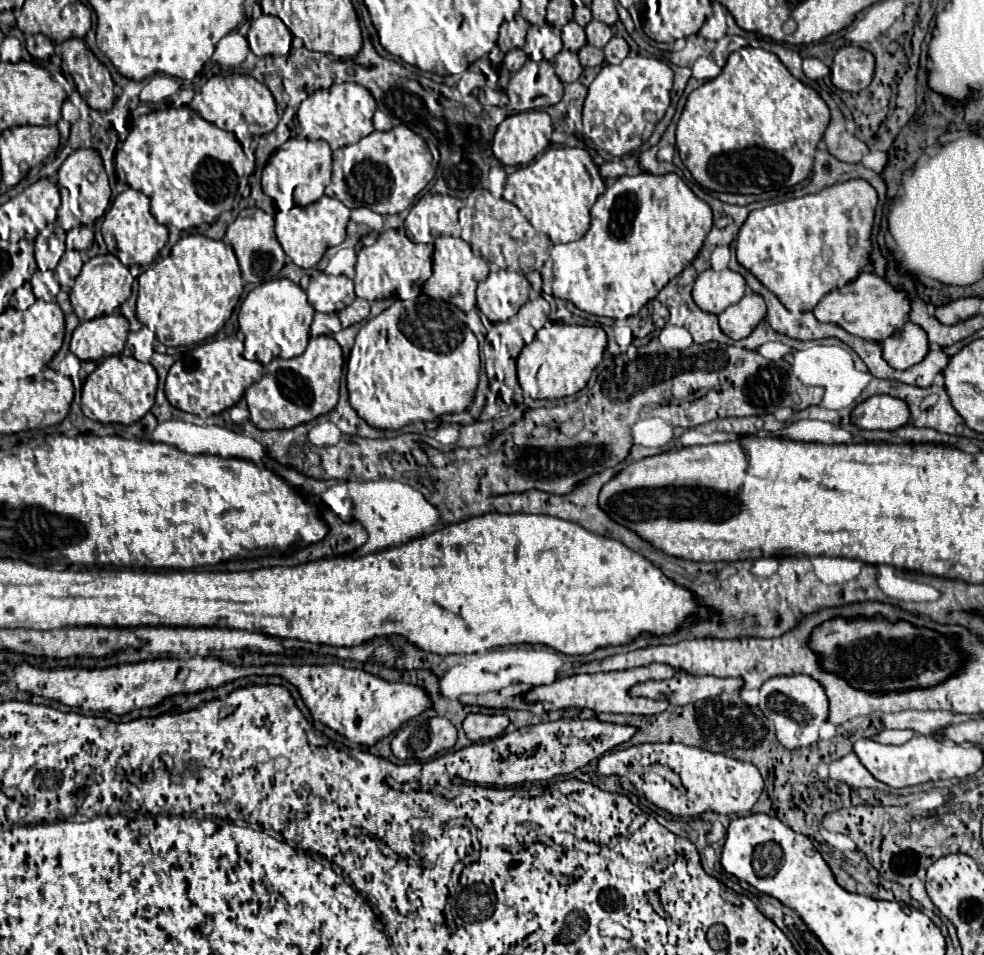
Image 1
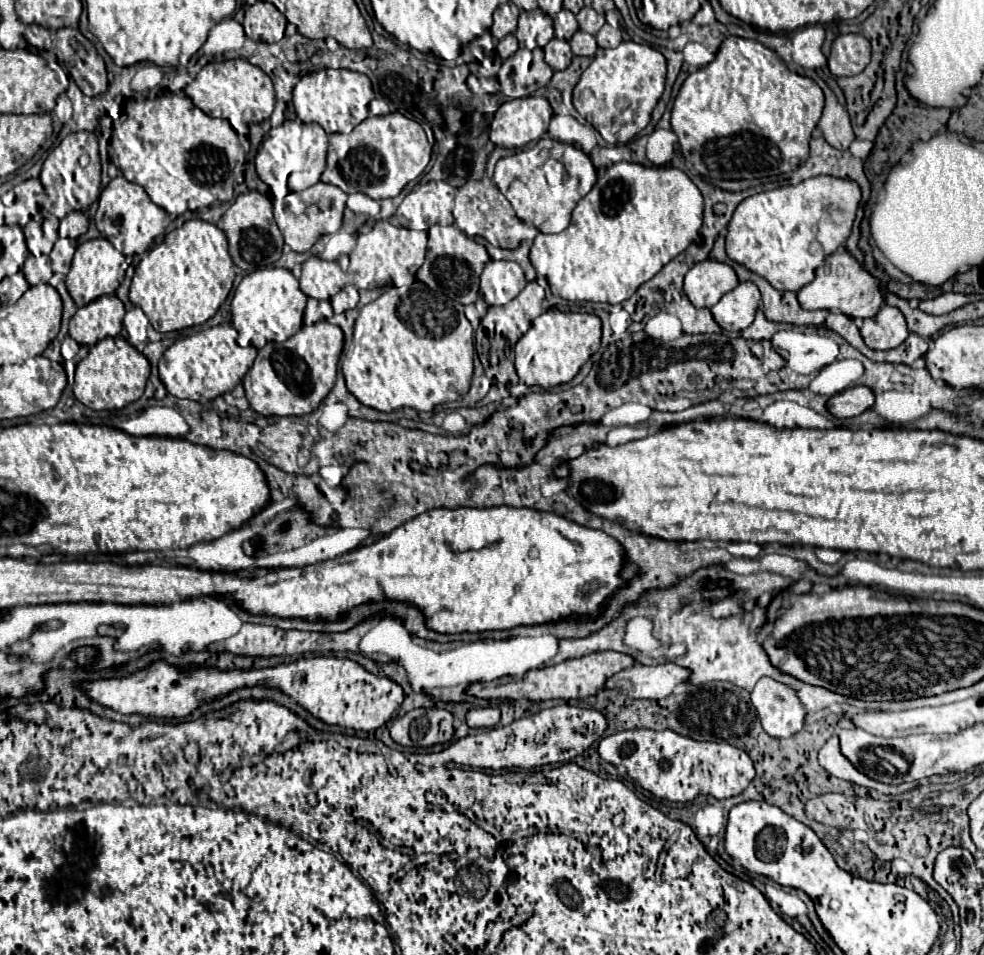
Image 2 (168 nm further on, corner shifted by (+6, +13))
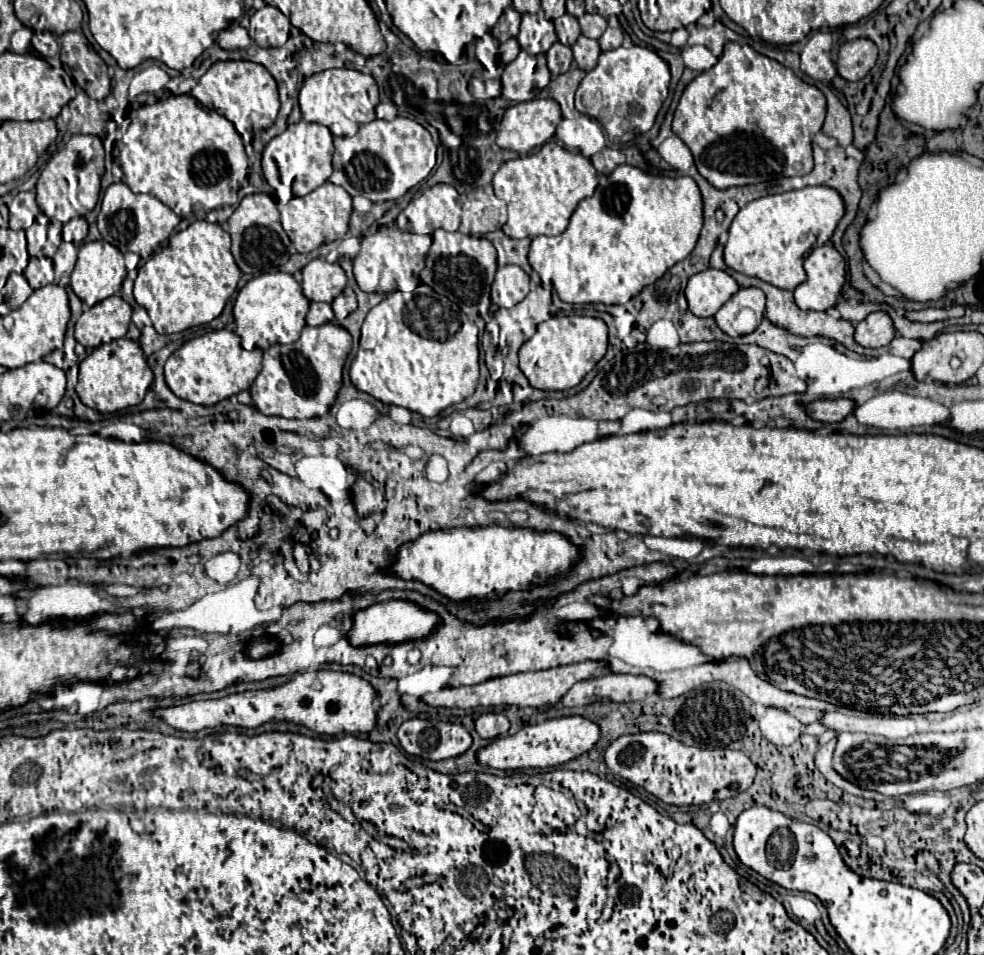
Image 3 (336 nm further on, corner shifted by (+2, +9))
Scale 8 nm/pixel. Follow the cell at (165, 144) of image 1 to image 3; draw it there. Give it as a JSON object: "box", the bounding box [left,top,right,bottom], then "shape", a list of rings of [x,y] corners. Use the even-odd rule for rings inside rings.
{"box":[117,95,249,219],"shape":[[[169,95],[165,101],[153,105],[143,105],[131,111],[129,125],[121,133],[117,143],[119,148],[119,165],[125,173],[125,183],[133,193],[149,193],[185,219],[195,205],[201,205],[205,211],[213,211],[221,205],[235,205],[241,183],[247,179],[249,161],[241,135],[233,123],[229,123],[217,111],[205,109],[191,95]]]}

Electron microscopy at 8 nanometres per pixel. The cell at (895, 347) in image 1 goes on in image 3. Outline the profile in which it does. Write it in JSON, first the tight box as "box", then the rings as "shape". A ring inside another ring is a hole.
{"box":[855,311,897,349],"shape":[[[875,311],[855,327],[855,341],[869,349],[879,349],[895,339],[897,331],[885,311]]]}

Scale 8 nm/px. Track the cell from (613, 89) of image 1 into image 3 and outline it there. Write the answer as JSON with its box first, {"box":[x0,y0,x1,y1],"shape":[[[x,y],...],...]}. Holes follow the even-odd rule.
{"box":[575,47,669,143],"shape":[[[619,47],[603,51],[593,71],[585,75],[577,93],[575,107],[579,113],[589,115],[601,123],[611,143],[631,143],[639,135],[647,133],[669,93],[669,65],[655,51],[647,47]]]}

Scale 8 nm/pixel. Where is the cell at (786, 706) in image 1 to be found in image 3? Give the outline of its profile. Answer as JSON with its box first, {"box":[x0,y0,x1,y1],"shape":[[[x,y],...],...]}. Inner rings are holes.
{"box":[759,707,803,745],"shape":[[[769,707],[765,715],[759,721],[763,735],[773,743],[773,745],[791,745],[793,741],[799,739],[803,725],[785,709],[779,707]]]}

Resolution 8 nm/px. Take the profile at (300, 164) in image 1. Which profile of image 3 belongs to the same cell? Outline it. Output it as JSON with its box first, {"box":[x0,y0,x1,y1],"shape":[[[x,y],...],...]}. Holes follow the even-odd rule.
{"box":[263,121,333,203],"shape":[[[299,121],[289,125],[281,135],[273,137],[263,149],[263,175],[265,181],[275,189],[277,203],[287,203],[291,197],[305,197],[309,191],[315,191],[321,183],[325,183],[333,169],[333,135],[325,125]]]}

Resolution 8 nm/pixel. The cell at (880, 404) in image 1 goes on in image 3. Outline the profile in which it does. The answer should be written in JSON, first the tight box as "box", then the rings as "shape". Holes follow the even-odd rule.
{"box":[807,399,855,423],"shape":[[[821,399],[821,401],[813,401],[807,405],[807,413],[823,423],[839,423],[843,421],[847,415],[853,413],[855,403],[851,399]]]}

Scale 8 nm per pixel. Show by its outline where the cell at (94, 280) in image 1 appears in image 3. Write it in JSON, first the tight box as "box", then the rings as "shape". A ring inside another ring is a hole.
{"box":[71,241,127,307],"shape":[[[93,241],[93,243],[83,243],[79,247],[79,257],[77,257],[77,265],[71,273],[71,289],[75,291],[75,295],[89,307],[93,307],[95,303],[115,295],[121,291],[121,283],[127,277],[127,269],[125,269],[125,259],[123,253],[113,247],[107,241]]]}

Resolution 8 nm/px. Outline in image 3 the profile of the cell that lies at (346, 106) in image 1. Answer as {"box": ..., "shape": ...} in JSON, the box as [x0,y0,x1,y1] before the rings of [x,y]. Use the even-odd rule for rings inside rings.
{"box":[299,69,379,137],"shape":[[[327,69],[305,79],[299,91],[299,107],[303,119],[329,127],[333,135],[353,137],[359,125],[375,119],[375,105],[379,103],[377,83],[371,75],[353,69]]]}

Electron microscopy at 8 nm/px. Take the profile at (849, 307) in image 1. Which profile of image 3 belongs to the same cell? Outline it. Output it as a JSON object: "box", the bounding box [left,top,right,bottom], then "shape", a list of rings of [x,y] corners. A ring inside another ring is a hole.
{"box":[795,245,847,311],"shape":[[[823,245],[813,249],[811,255],[805,259],[805,271],[807,271],[807,281],[795,289],[797,307],[803,311],[827,311],[835,307],[839,297],[843,297],[843,285],[847,281],[845,259],[837,253],[837,249],[833,245]]]}

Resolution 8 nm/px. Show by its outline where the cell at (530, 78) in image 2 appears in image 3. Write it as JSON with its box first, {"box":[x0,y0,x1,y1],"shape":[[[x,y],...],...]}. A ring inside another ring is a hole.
{"box":[500,50,551,101],"shape":[[[521,50],[519,57],[505,66],[500,81],[503,97],[511,101],[531,101],[551,81],[545,55],[529,55]]]}

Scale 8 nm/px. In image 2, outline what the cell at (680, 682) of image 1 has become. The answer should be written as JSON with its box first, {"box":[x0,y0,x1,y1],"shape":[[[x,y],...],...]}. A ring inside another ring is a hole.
{"box":[605,663,689,699],"shape":[[[633,663],[631,667],[609,677],[605,689],[625,693],[631,699],[663,699],[671,695],[677,685],[687,683],[687,679],[689,669],[683,669],[675,663],[661,663],[653,667]]]}

